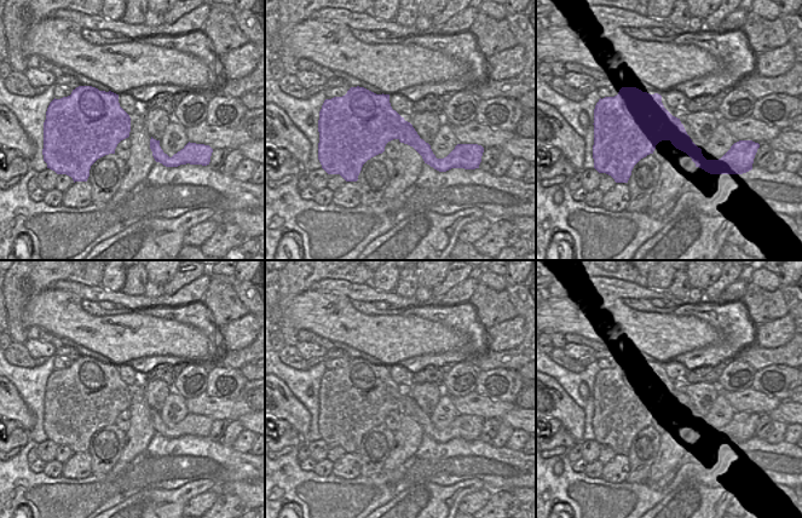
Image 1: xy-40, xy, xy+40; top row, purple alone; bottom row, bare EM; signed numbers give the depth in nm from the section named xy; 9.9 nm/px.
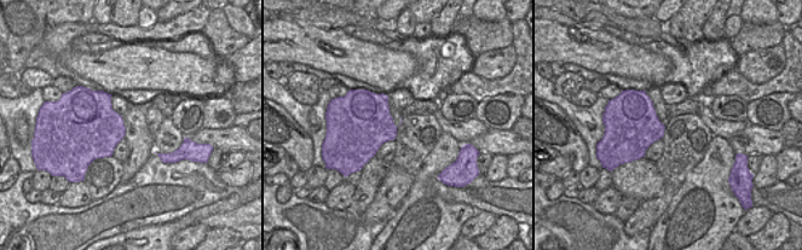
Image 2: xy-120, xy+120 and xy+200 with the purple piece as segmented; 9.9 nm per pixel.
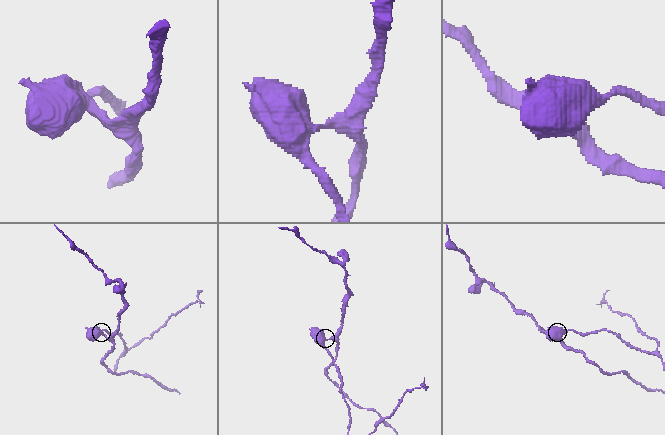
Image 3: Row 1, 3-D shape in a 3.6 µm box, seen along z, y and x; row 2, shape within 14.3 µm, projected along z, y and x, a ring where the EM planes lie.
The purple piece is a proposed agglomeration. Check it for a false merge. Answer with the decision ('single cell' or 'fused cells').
fused cells

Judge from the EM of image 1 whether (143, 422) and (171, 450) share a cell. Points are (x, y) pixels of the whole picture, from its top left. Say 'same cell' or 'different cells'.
different cells

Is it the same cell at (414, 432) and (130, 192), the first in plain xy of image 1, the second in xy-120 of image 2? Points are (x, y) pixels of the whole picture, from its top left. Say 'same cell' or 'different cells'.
different cells

